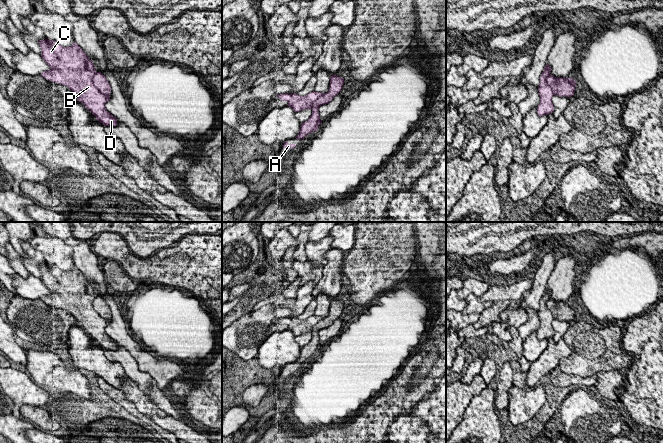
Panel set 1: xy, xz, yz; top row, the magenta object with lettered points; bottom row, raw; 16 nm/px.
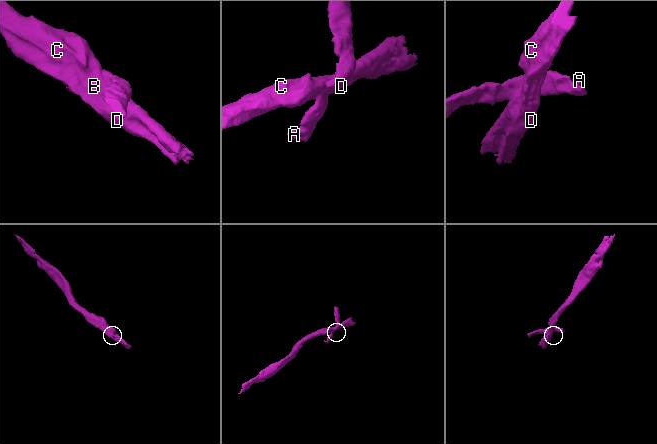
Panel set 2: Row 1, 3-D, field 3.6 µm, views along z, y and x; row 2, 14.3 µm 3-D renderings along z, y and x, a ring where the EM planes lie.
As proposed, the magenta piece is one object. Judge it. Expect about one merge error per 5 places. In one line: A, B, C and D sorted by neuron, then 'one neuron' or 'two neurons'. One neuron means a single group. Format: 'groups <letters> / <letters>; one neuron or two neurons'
groups A / B C D; two neurons

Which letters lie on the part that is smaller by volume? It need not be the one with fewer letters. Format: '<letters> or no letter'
A

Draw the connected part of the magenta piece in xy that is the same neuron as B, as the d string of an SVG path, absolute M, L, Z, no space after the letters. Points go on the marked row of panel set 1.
M50 39L39 40L38 43L42 50L41 57L50 67L41 76L67 86L104 126L117 126L117 118L105 108L110 96L94 86L92 79L96 70L82 48L76 42L70 47L63 47Z

